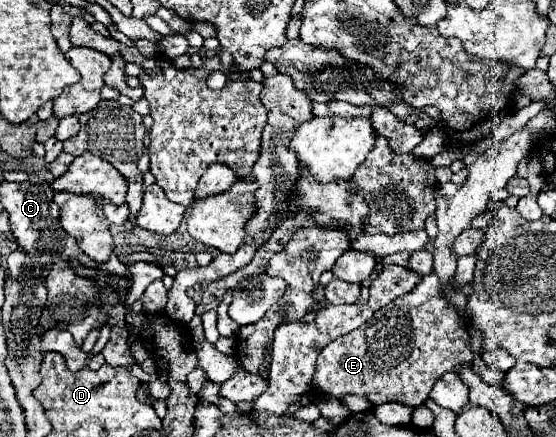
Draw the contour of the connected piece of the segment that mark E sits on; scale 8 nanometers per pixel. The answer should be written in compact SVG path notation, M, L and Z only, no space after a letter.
M432 273L428 277L422 277L420 283L408 295L402 295L394 299L392 303L388 303L386 307L382 307L380 311L376 311L356 331L326 345L318 355L316 375L312 385L320 389L322 393L336 399L344 395L360 395L370 399L374 405L396 401L396 403L408 403L418 407L428 399L434 383L444 373L456 371L460 363L472 363L472 361L474 361L474 355L472 355L472 349L468 347L468 331L464 329L454 309L448 307L446 299L442 299L440 281Z

